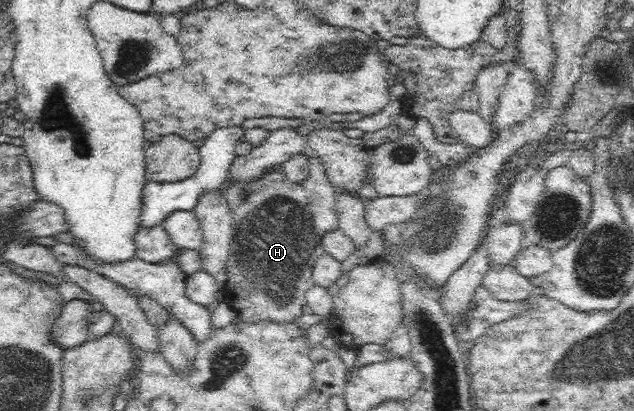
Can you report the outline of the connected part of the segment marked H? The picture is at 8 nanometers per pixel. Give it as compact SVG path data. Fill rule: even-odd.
M310 150L306 152L309 174L307 180L303 182L294 183L282 173L271 172L264 173L253 182L230 181L224 187L224 197L233 217L233 238L225 266L227 271L227 282L223 289L226 292L225 301L249 324L261 320L272 320L277 324L296 322L303 315L303 306L306 305L305 294L315 285L312 268L323 254L321 238L338 228L336 215L338 191L328 180L321 158Z

